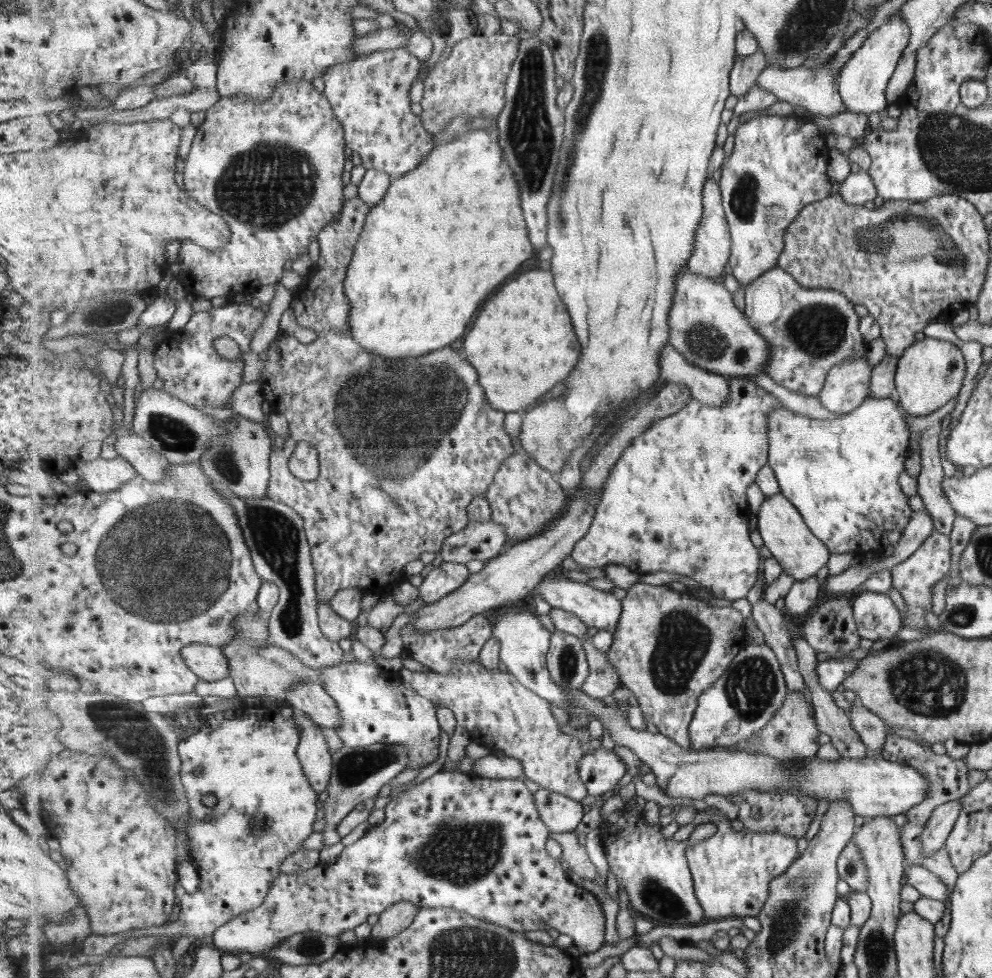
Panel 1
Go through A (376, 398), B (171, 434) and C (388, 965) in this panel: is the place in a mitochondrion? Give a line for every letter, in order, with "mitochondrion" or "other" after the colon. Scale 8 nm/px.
A: mitochondrion
B: mitochondrion
C: other

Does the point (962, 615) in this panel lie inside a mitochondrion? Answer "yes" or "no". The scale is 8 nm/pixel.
yes

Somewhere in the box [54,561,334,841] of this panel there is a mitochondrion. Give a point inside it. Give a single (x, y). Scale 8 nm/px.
(127, 730)

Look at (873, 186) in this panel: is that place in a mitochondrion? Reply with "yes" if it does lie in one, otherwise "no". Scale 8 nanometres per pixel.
no

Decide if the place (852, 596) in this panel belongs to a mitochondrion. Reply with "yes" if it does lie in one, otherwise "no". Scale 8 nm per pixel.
no

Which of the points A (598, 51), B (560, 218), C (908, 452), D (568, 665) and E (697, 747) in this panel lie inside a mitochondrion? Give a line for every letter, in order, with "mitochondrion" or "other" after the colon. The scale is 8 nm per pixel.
A: mitochondrion
B: mitochondrion
C: other
D: mitochondrion
E: other

